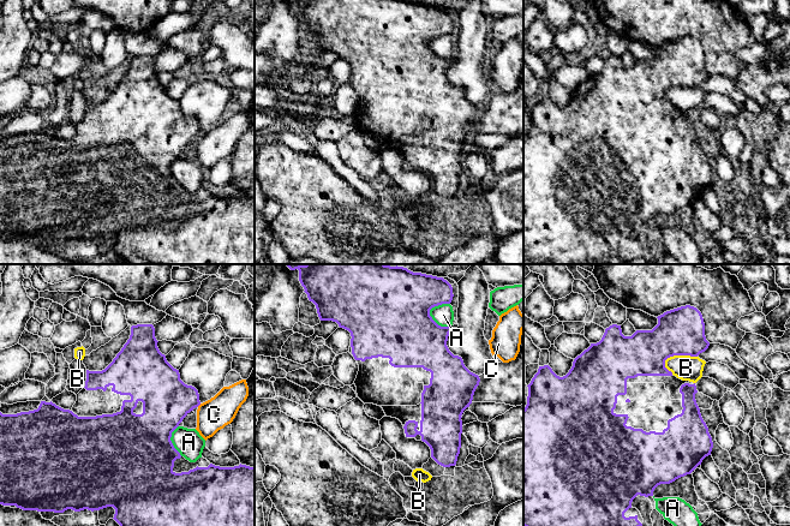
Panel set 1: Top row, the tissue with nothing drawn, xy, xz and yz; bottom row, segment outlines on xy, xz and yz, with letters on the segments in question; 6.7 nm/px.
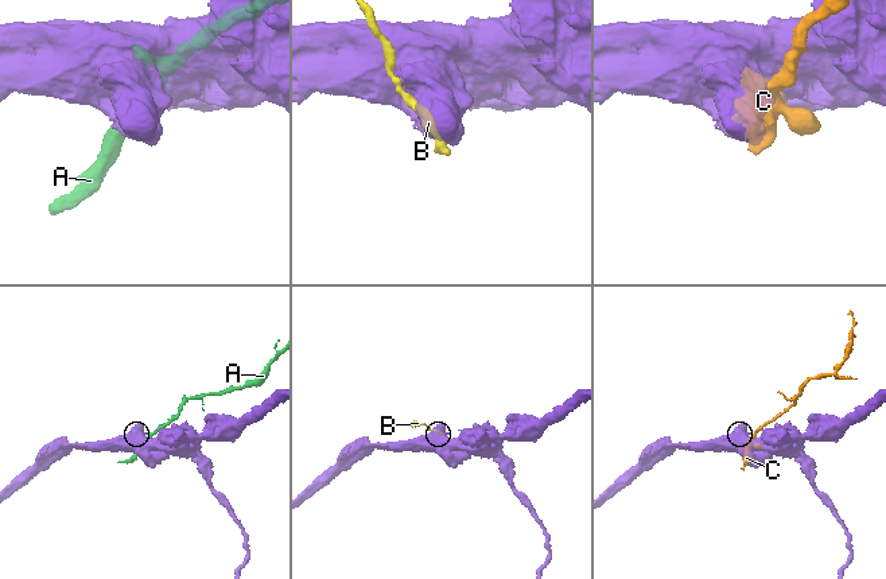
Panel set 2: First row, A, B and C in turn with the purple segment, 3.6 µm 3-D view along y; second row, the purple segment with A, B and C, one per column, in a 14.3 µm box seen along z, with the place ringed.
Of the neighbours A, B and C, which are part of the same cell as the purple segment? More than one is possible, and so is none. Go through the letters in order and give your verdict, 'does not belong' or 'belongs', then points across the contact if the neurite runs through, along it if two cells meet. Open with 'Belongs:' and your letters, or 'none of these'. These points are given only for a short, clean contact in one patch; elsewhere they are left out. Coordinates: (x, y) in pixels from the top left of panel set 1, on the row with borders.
Belongs: none of these
A: does not belong
B: does not belong
C: does not belong

